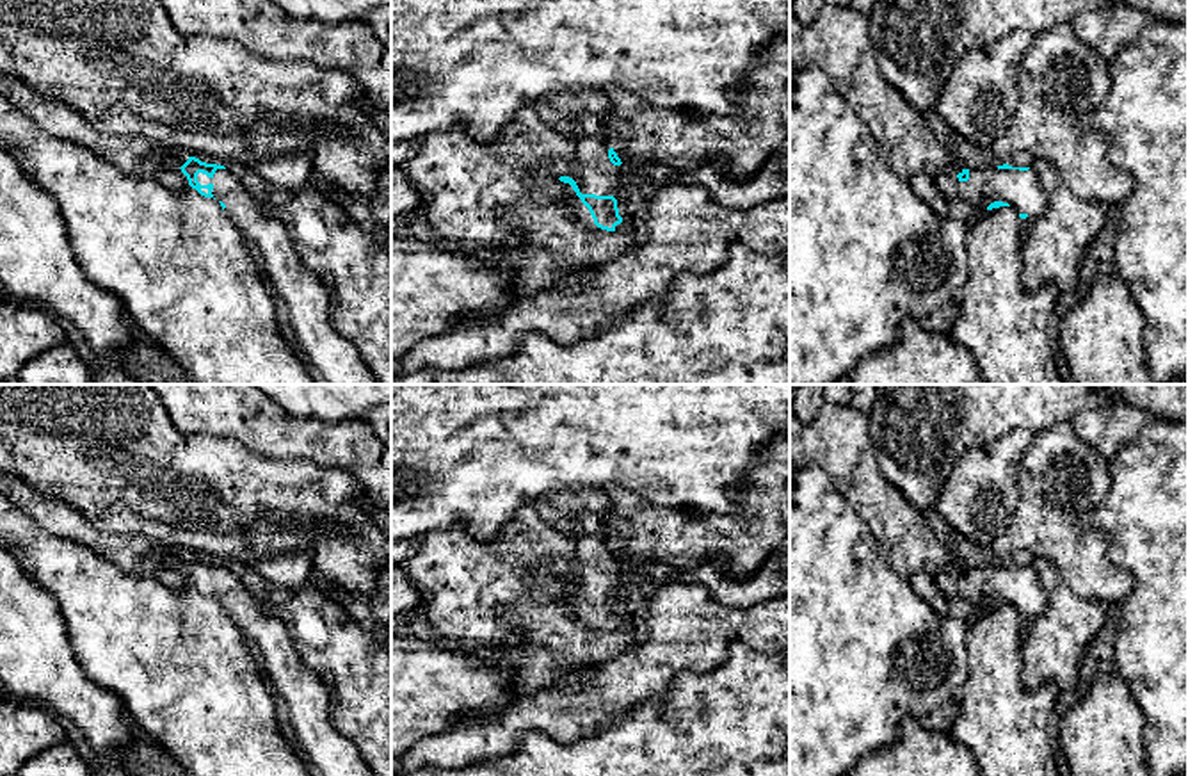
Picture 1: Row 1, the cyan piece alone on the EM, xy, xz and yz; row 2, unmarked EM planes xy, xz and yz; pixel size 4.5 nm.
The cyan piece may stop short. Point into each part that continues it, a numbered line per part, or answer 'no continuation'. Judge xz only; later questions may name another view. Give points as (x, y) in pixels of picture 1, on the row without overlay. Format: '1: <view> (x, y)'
1: xz (596, 573)

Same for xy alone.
1: xy (328, 751)

